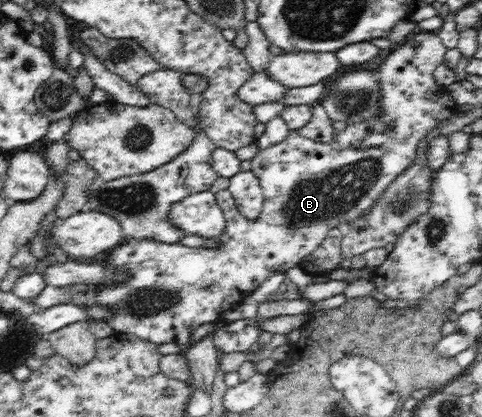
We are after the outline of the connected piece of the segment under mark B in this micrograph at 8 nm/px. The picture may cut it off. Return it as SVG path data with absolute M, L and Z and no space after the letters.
M416 32L412 36L408 37L404 44L394 49L385 61L379 67L382 87L382 117L376 119L376 121L366 121L364 123L356 123L356 125L348 125L344 130L336 133L335 138L332 142L317 142L306 137L302 137L299 133L296 133L295 130L292 130L288 137L274 145L274 147L268 147L264 151L257 152L257 154L249 159L251 161L251 171L254 172L254 175L259 179L260 187L263 191L263 208L260 212L260 215L256 219L248 219L243 217L242 212L238 209L238 204L234 202L233 196L228 191L228 189L223 189L215 193L215 198L218 204L218 207L222 210L225 226L222 230L222 233L219 233L216 237L213 237L215 244L213 246L206 246L202 244L201 246L184 246L179 243L164 243L156 239L143 239L143 240L130 240L120 243L113 250L108 251L100 259L96 259L94 263L98 264L100 267L107 267L111 271L117 271L117 273L123 273L127 275L124 281L110 281L110 283L100 283L96 284L96 287L86 287L84 294L92 291L92 303L94 306L104 308L110 312L110 317L106 319L106 323L113 329L116 333L124 333L134 335L138 339L143 339L149 343L155 344L156 346L164 345L166 343L176 343L178 346L186 345L191 343L189 340L190 331L196 329L198 325L202 323L216 323L221 324L223 320L224 313L236 305L236 303L242 303L244 299L247 299L254 291L257 291L264 281L267 281L270 278L272 273L288 273L292 267L301 266L302 261L306 261L308 255L312 255L326 239L326 235L332 231L332 229L343 229L345 230L346 225L358 221L362 215L366 215L378 201L380 197L384 194L384 191L390 187L390 182L394 179L398 179L398 175L402 175L403 172L407 171L407 168L411 166L412 161L415 159L415 156L418 155L418 145L422 139L426 139L426 135L440 123L441 120L450 119L454 114L459 113L458 105L453 101L447 92L447 87L438 86L436 79L434 79L434 71L438 65L442 65L444 61L444 56L446 53L446 48L442 45L440 38L436 33L433 32Z

